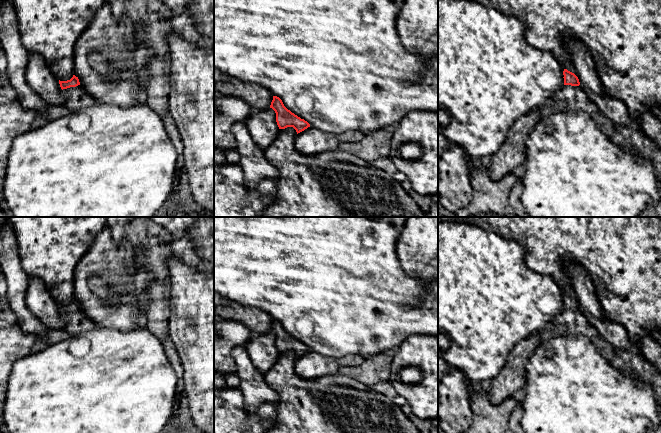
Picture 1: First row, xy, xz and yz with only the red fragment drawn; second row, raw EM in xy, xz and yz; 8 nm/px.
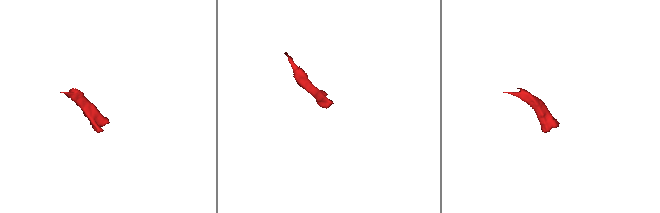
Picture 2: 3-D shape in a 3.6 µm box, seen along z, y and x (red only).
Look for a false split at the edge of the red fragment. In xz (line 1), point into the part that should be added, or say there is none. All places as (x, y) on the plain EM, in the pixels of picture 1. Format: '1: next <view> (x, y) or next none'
1: next none

